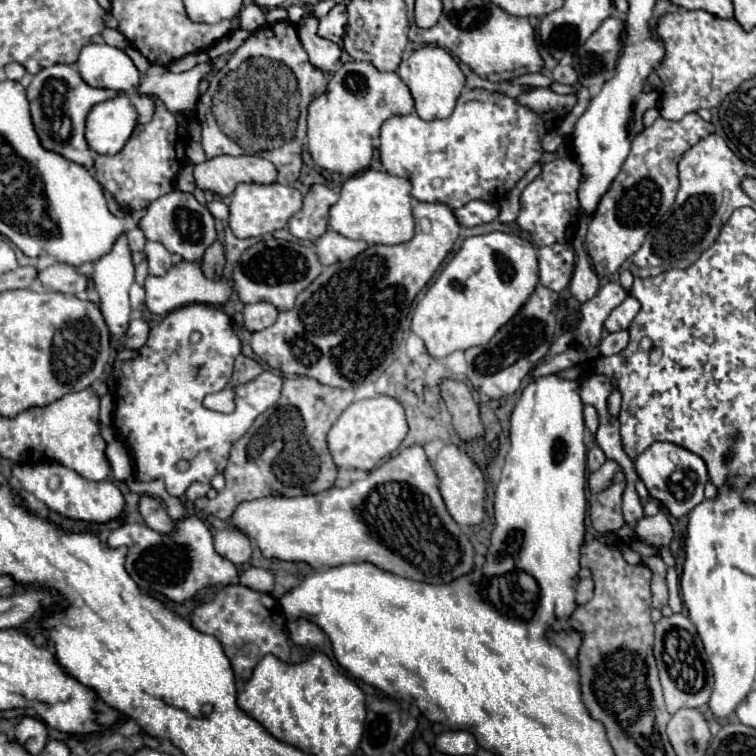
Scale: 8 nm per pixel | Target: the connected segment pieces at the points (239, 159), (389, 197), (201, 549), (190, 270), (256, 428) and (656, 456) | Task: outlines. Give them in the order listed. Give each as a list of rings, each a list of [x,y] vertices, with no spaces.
[[[215,156],[195,164],[193,174],[197,188],[219,194],[221,198],[233,194],[235,186],[241,182],[273,184],[277,178],[275,166],[257,156]]]
[[[365,170],[341,186],[339,202],[329,210],[329,224],[335,232],[367,244],[403,244],[413,238],[411,182],[387,172]]]
[[[199,516],[177,520],[175,528],[167,534],[159,534],[145,524],[127,522],[109,534],[107,544],[111,548],[129,548],[125,568],[143,594],[163,594],[173,602],[185,602],[207,586],[239,582],[235,564],[215,552],[211,530]]]
[[[181,260],[179,264],[171,266],[171,270],[167,270],[165,276],[147,276],[145,290],[147,290],[145,304],[147,304],[149,312],[153,312],[153,314],[167,314],[167,312],[187,306],[187,304],[225,306],[233,294],[233,286],[225,278],[209,280],[201,270],[201,262],[187,262],[187,260]]]
[[[307,376],[285,378],[277,404],[263,412],[253,422],[249,432],[233,446],[229,464],[225,468],[225,490],[209,500],[209,504],[203,504],[203,498],[195,500],[197,510],[229,520],[235,508],[245,500],[263,498],[269,494],[303,496],[329,490],[337,478],[337,466],[327,448],[327,432],[351,402],[351,390],[323,386]]]
[[[671,442],[651,444],[635,460],[635,470],[637,470],[639,478],[645,482],[651,498],[659,500],[675,518],[681,518],[681,516],[689,514],[697,504],[701,504],[705,500],[703,486],[709,478],[705,462],[697,454],[685,450],[677,444],[671,444]]]

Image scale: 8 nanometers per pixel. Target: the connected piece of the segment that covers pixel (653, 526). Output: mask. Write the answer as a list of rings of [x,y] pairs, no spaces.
[[[657,512],[651,518],[641,518],[637,522],[637,536],[649,544],[669,544],[673,538],[673,528],[665,512]]]

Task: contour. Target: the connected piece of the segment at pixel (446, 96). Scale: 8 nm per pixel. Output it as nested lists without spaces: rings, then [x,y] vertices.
[[[423,46],[415,50],[407,64],[403,62],[397,68],[399,78],[409,86],[411,96],[415,100],[415,110],[423,120],[435,120],[435,118],[449,118],[455,102],[461,94],[461,88],[465,86],[465,74],[461,72],[459,64],[453,60],[449,52],[445,52],[439,46]]]

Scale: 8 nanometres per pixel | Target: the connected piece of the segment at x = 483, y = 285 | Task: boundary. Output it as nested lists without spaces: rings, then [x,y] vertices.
[[[505,232],[471,236],[417,302],[411,330],[425,342],[433,358],[445,358],[455,350],[483,346],[519,312],[537,284],[537,252],[531,242]]]

